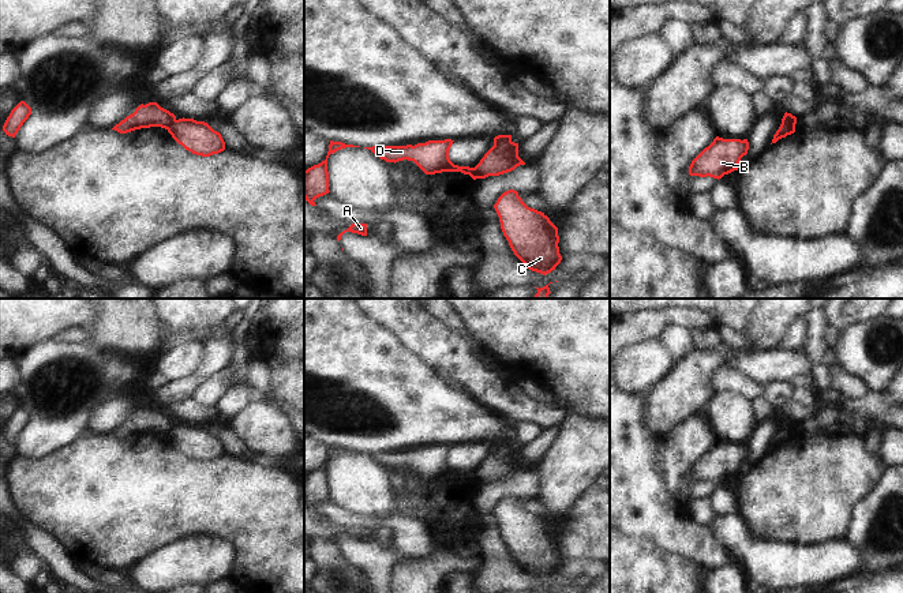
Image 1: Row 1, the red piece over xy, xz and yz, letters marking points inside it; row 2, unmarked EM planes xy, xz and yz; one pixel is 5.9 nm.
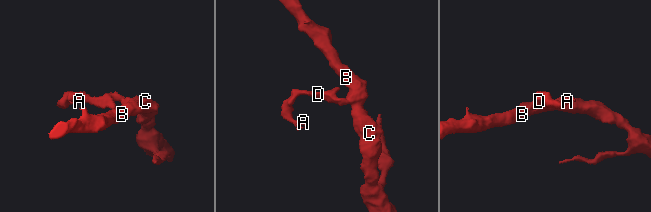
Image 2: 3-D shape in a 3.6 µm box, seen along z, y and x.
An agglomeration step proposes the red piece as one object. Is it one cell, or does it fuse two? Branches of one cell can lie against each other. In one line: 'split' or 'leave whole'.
split

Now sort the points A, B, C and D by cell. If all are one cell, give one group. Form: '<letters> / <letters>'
A D / B C

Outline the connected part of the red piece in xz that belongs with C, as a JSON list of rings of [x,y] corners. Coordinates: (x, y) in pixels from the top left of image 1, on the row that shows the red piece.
[[[503,192],[494,209],[499,217],[501,229],[514,255],[532,271],[543,275],[561,263],[558,228],[550,218],[528,207],[518,192]]]

